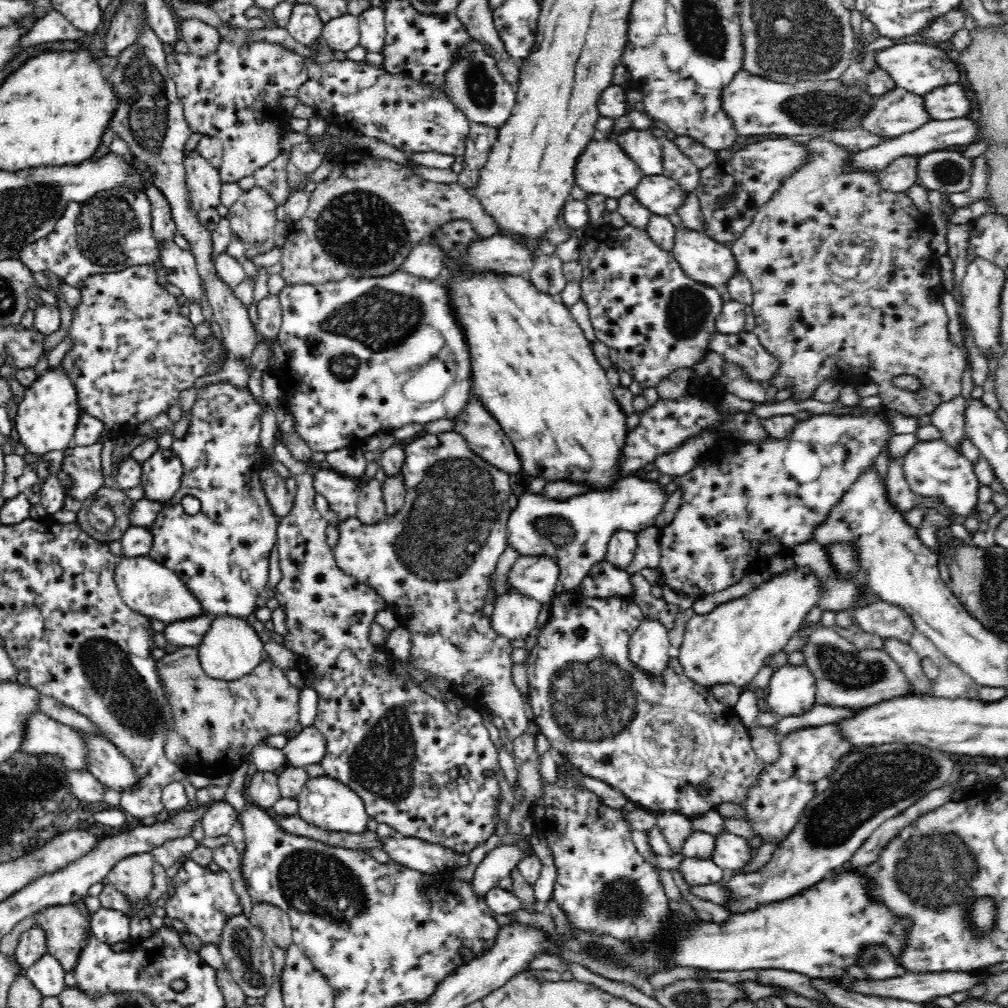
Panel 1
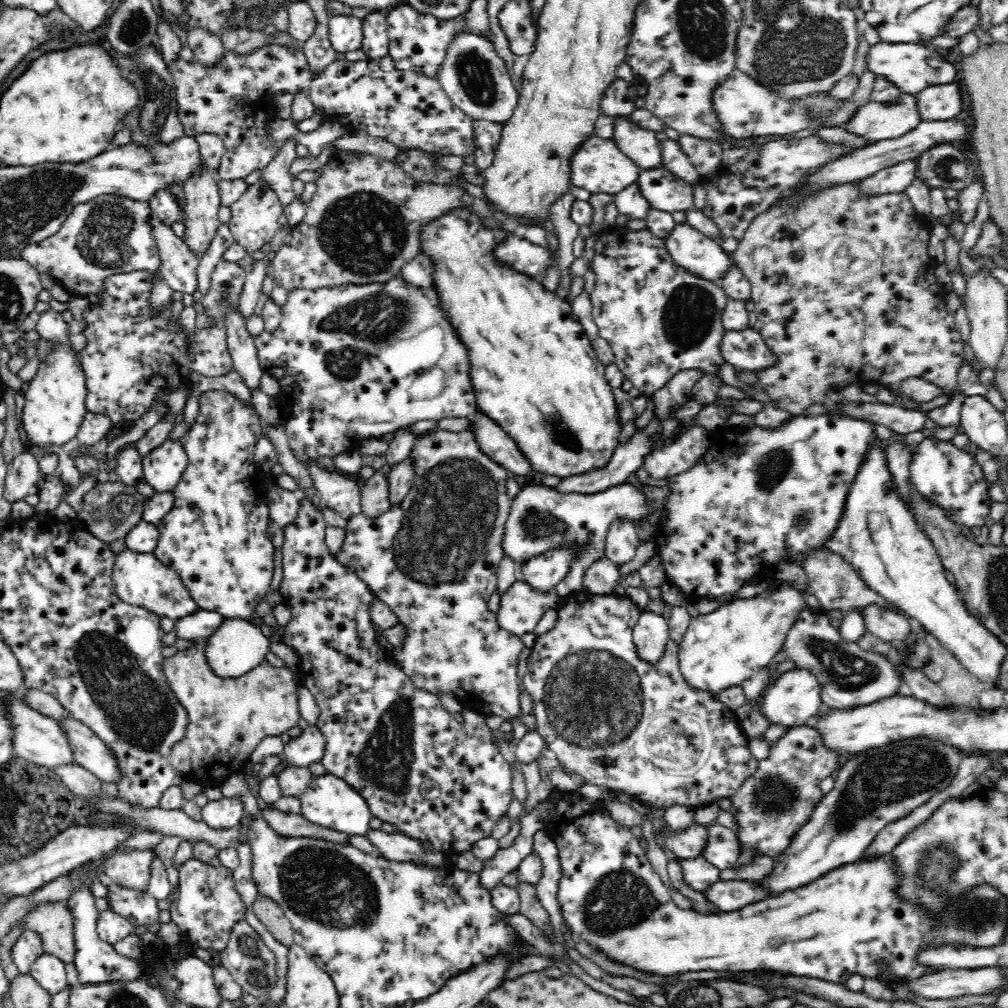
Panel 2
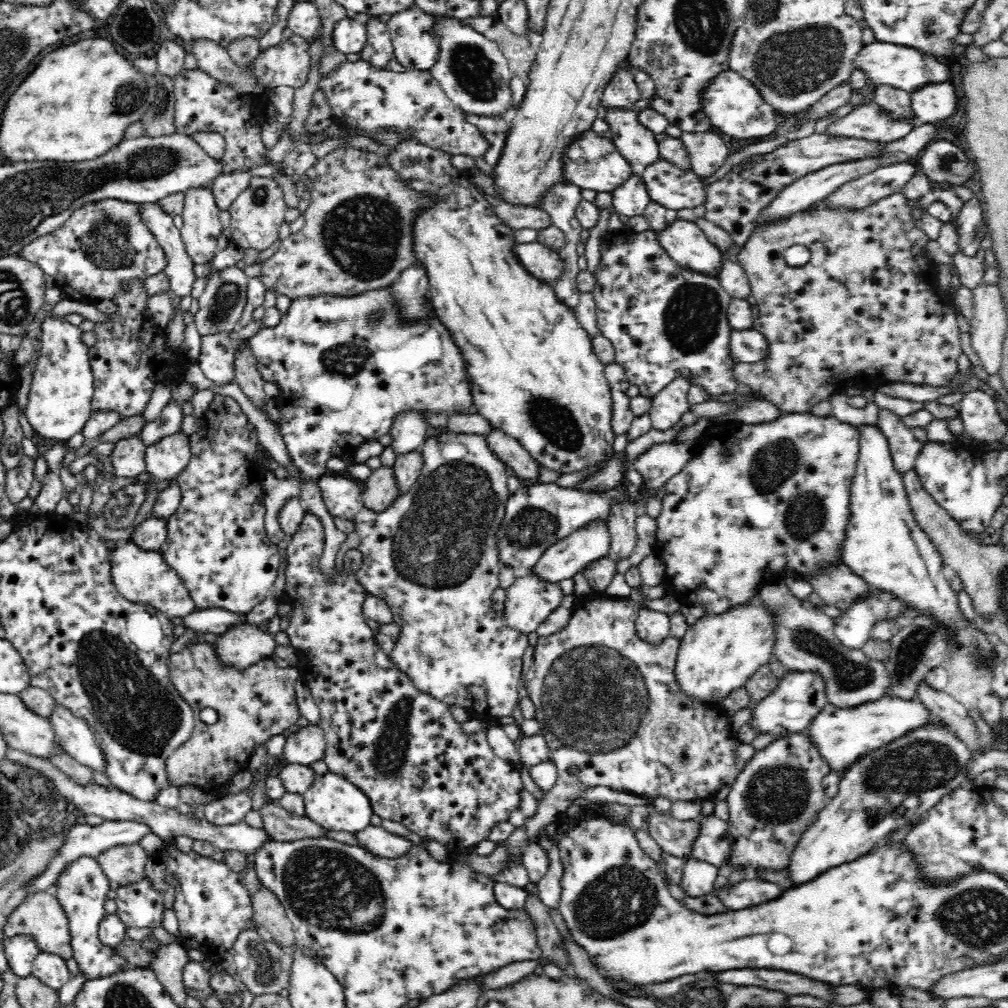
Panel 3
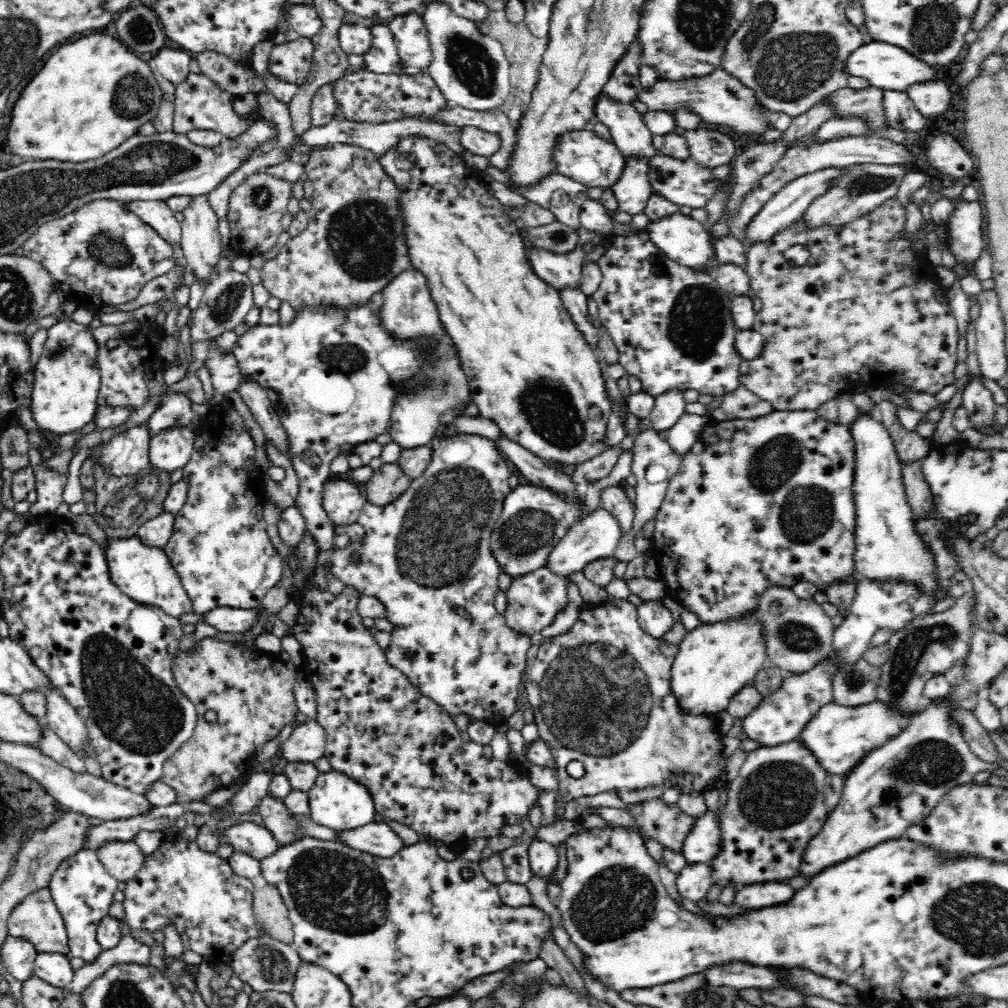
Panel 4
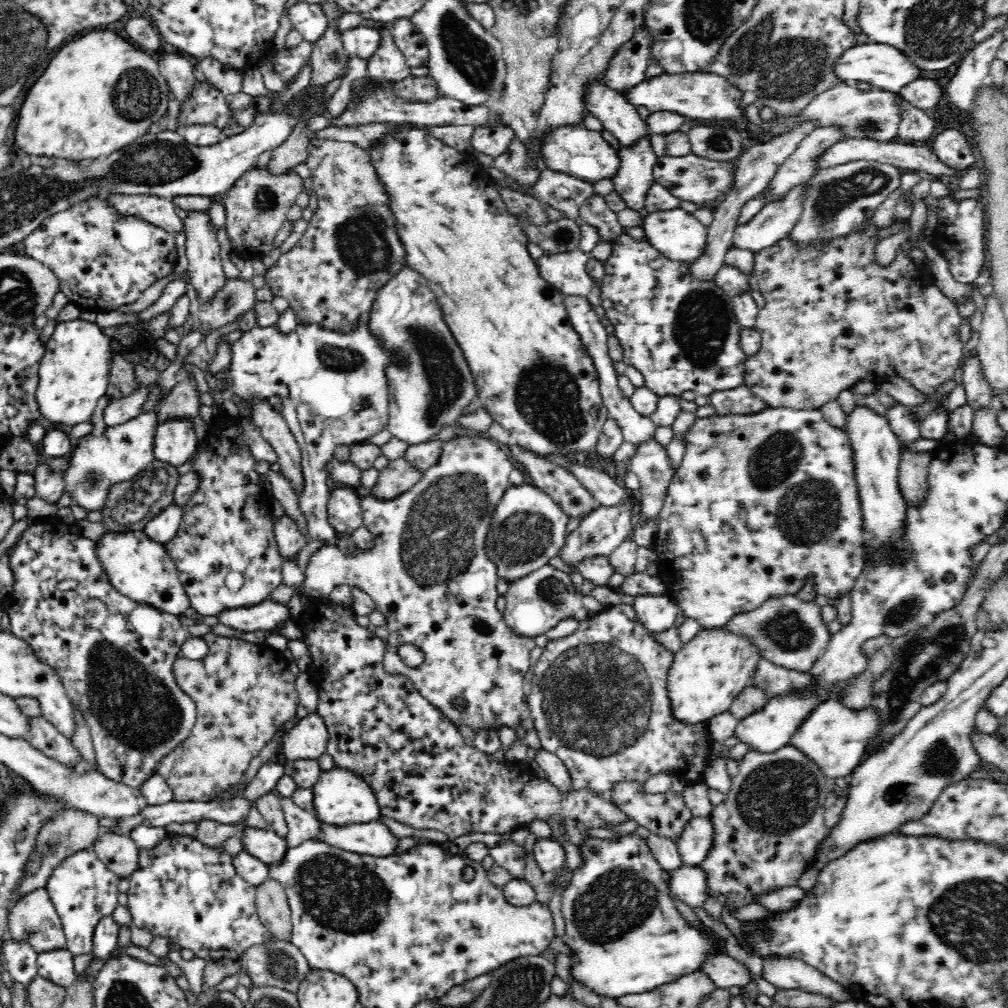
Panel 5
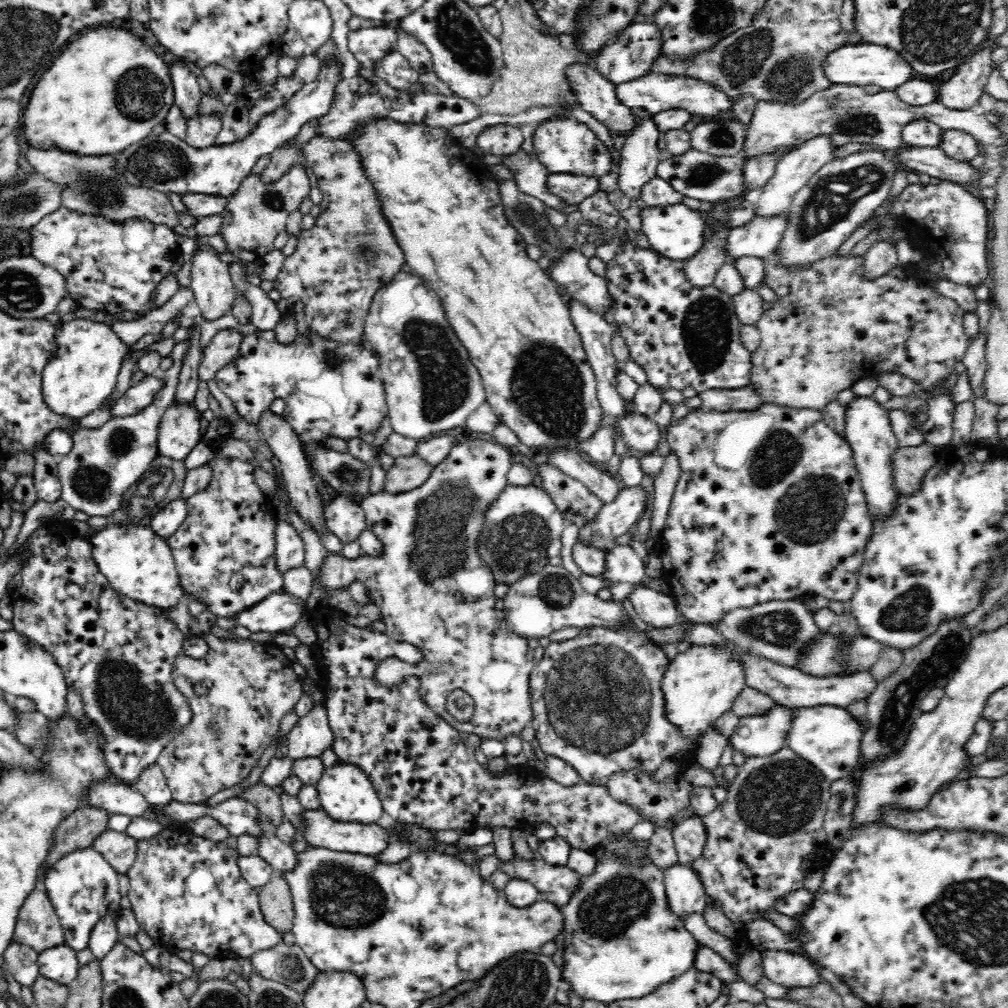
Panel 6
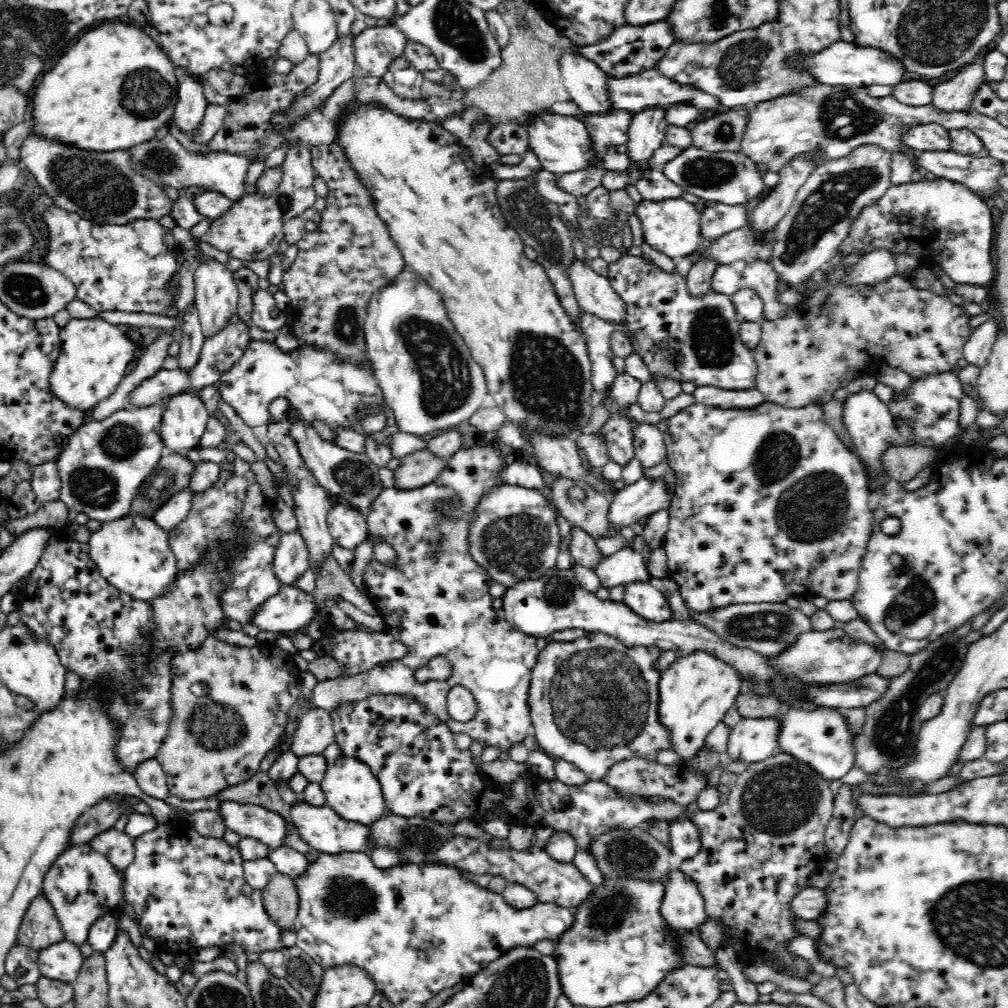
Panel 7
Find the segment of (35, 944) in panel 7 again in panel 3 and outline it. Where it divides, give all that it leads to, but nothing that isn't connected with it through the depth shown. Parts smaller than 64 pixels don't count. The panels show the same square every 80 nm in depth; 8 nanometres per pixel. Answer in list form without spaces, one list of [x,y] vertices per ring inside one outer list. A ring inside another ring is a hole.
[[[34,891],[20,904],[8,918],[4,926],[6,936],[28,935],[37,944],[37,947],[44,952],[59,954],[66,960],[72,958],[71,936],[69,933],[68,919],[62,911],[53,891]]]

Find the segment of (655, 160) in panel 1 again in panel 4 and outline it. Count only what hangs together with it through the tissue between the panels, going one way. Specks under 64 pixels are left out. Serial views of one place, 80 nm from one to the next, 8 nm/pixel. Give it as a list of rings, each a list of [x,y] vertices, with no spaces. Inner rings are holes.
[[[602,90],[595,100],[595,119],[610,129],[612,142],[625,158],[632,155],[652,158],[658,151],[652,144],[652,132],[644,122],[643,114],[632,103],[614,99]]]

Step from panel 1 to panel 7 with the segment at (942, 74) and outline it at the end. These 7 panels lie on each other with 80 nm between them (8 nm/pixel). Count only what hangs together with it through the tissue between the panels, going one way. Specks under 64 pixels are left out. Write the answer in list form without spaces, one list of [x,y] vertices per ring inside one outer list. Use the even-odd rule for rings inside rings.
[[[843,39],[833,42],[830,46],[819,51],[808,51],[807,53],[800,51],[791,57],[782,59],[781,64],[789,66],[797,72],[805,72],[816,83],[829,84],[830,86],[842,84],[844,86],[868,87],[872,84],[884,84],[893,87],[903,80],[905,74],[901,62],[893,58],[891,54],[881,52],[877,48],[862,48],[855,41],[846,42]]]

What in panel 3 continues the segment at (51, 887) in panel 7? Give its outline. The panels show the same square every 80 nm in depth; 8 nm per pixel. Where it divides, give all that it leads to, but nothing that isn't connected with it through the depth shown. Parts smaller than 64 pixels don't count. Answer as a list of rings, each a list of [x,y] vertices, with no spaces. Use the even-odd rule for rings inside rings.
[[[80,856],[66,866],[60,876],[56,878],[56,884],[51,891],[66,913],[68,919],[69,933],[71,936],[71,949],[73,958],[78,962],[78,966],[87,980],[94,978],[104,978],[114,974],[115,970],[125,969],[128,966],[126,960],[118,955],[112,948],[102,944],[98,936],[98,929],[104,916],[104,904],[108,900],[108,892],[112,890],[112,882],[105,876],[104,870],[92,856]]]

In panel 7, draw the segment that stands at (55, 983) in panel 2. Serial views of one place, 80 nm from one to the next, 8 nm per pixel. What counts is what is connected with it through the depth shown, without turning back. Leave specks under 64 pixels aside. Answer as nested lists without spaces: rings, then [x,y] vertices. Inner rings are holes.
[[[66,938],[40,949],[38,955],[41,976],[68,983],[78,977],[83,960],[79,946]]]

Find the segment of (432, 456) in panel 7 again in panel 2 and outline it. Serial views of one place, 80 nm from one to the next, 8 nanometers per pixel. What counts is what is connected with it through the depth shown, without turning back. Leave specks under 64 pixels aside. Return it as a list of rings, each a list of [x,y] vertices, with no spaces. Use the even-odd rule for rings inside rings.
[[[378,469],[370,478],[366,479],[366,484],[361,488],[362,513],[372,518],[383,515],[393,506],[389,495],[388,474],[384,474],[382,470]]]

